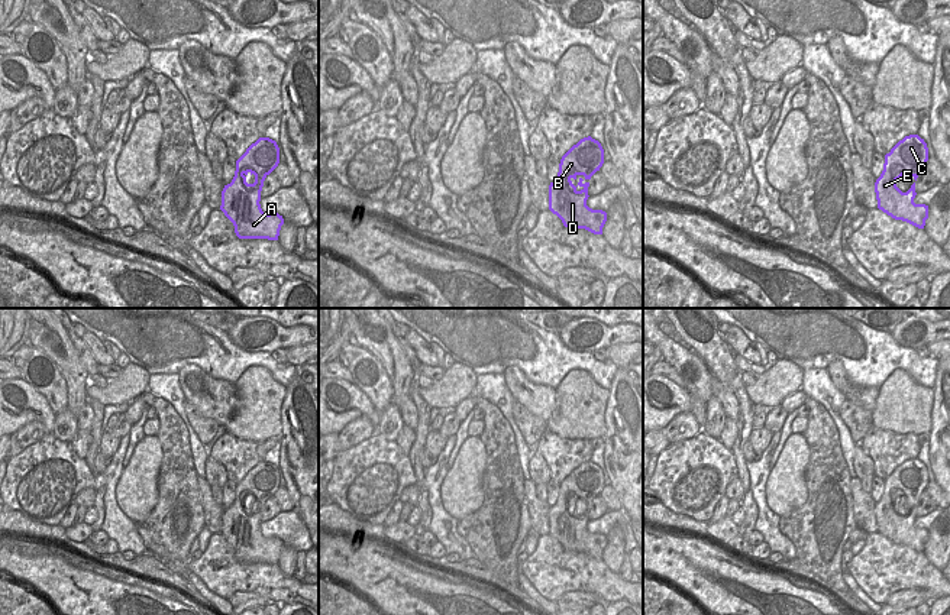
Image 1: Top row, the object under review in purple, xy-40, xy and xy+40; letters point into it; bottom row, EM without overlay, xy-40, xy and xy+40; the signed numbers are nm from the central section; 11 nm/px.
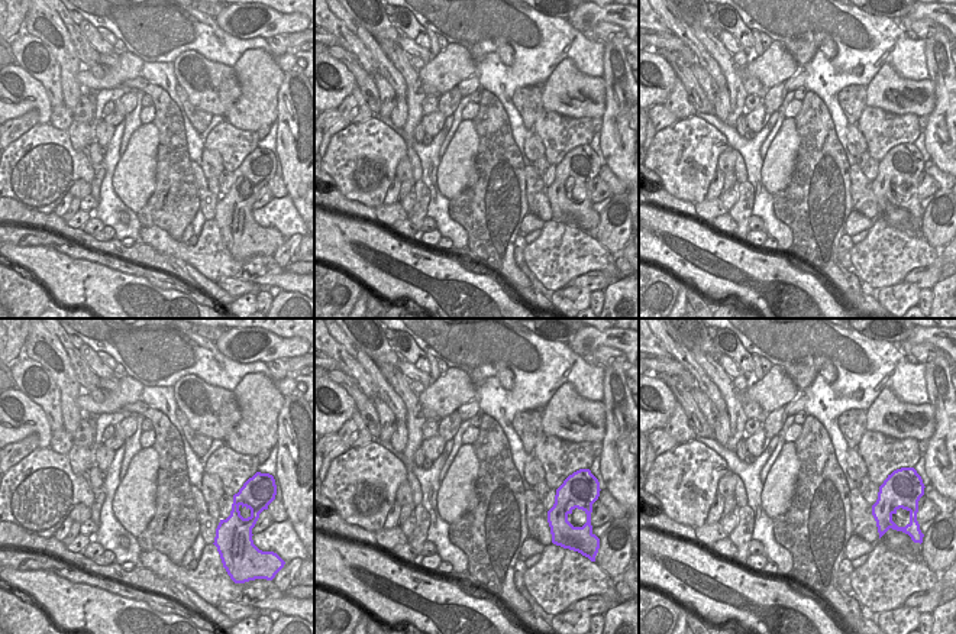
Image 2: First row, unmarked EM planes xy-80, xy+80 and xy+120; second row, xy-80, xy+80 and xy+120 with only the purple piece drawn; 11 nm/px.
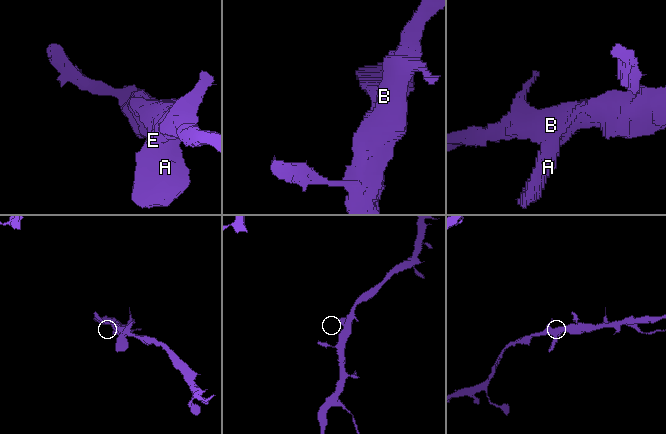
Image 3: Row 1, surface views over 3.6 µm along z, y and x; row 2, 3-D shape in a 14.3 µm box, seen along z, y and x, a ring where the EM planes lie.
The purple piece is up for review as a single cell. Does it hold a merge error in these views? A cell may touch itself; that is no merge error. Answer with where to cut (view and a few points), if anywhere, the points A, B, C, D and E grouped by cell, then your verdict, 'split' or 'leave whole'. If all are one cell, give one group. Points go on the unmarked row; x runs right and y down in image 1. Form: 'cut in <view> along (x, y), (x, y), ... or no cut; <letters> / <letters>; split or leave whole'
no cut; A B C D E; leave whole

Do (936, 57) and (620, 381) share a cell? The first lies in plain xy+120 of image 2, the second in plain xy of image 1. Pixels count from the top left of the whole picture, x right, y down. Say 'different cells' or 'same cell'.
same cell

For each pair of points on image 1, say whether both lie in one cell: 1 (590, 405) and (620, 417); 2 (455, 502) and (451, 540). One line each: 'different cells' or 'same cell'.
1: different cells
2: different cells

